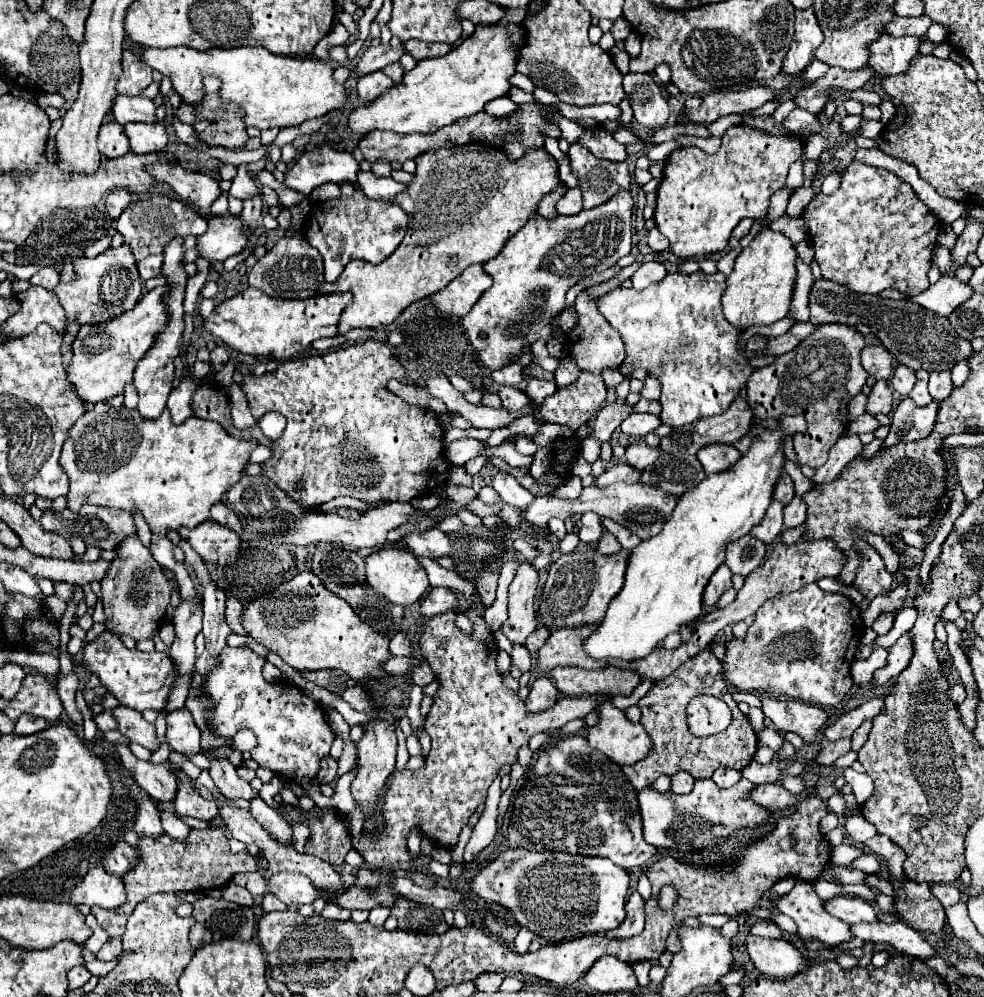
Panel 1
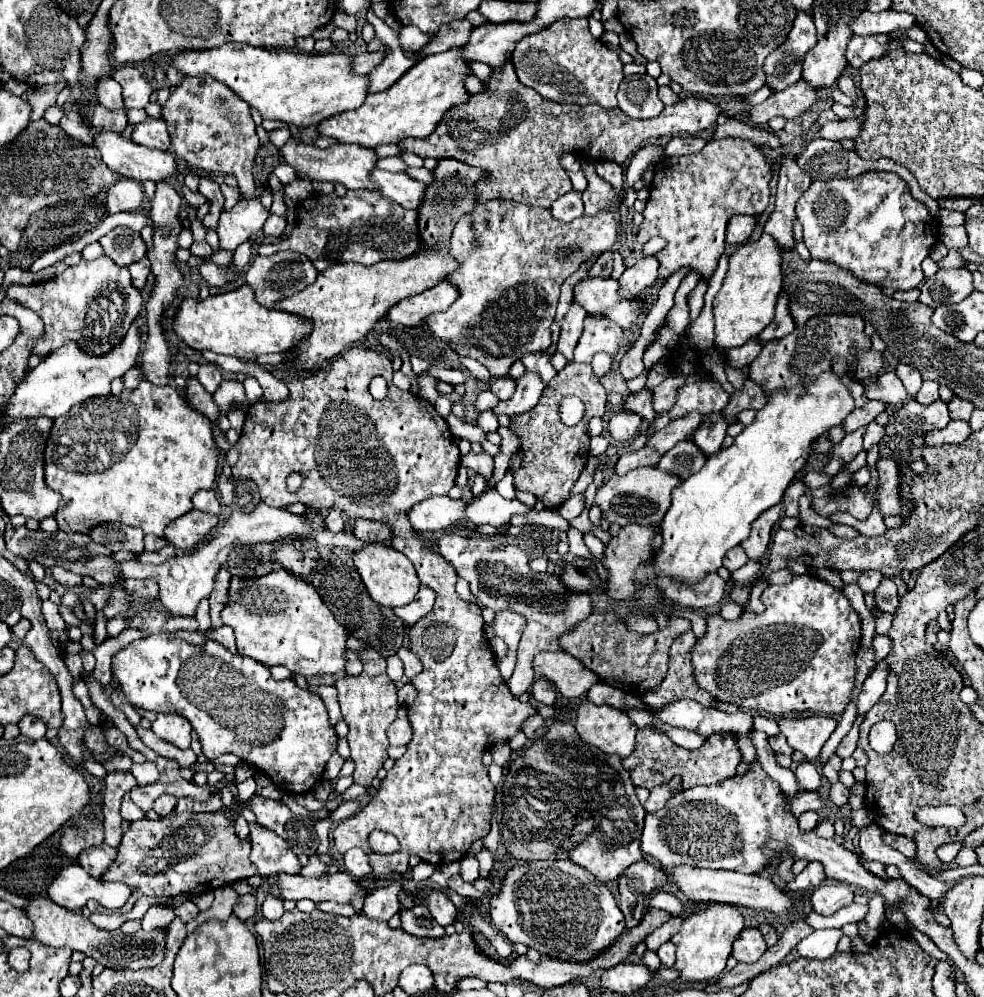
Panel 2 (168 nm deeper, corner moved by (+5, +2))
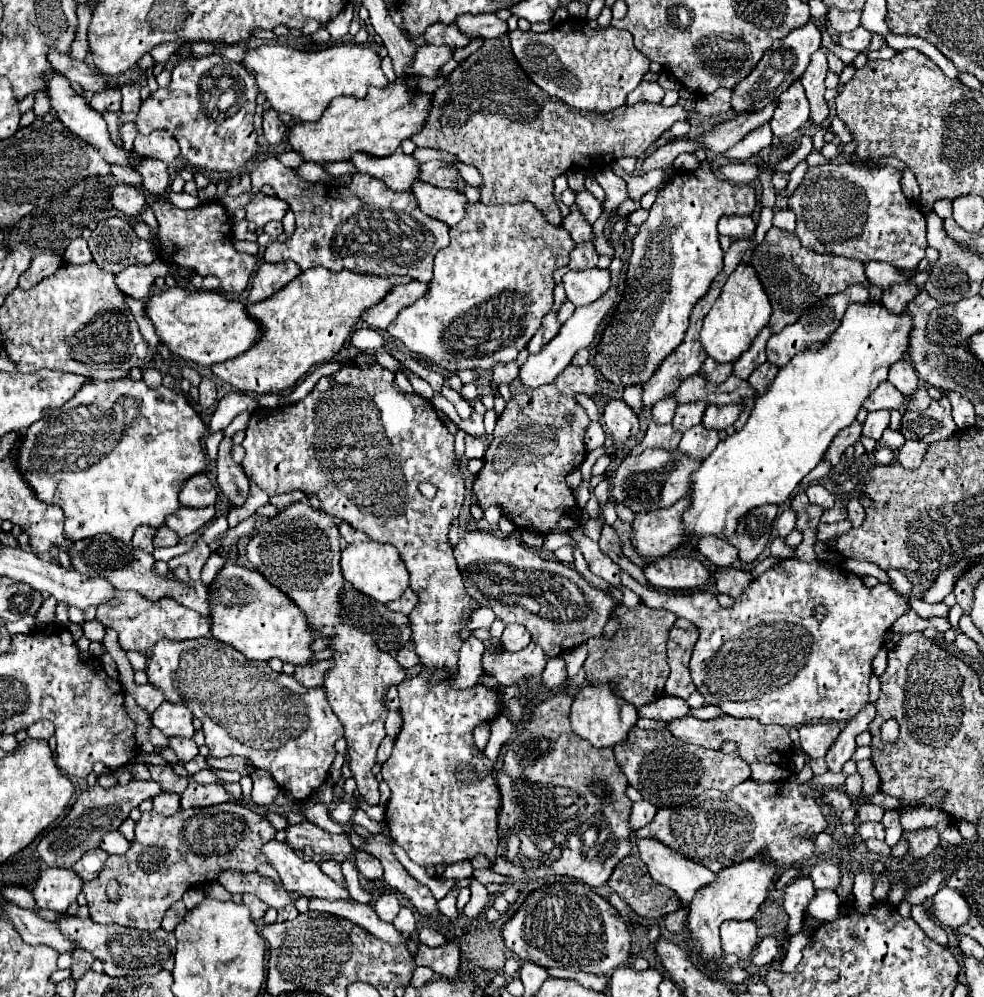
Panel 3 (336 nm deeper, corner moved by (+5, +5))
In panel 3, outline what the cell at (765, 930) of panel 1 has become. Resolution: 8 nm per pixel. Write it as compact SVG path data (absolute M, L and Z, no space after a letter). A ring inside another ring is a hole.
M774 936L762 938L756 952L754 952L754 956L752 956L752 962L756 966L768 966L776 958L778 958L778 940Z

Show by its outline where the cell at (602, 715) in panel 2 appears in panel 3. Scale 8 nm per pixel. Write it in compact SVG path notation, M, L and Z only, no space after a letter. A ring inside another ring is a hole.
M608 684L602 686L584 686L572 702L572 712L570 712L570 722L572 722L572 730L582 736L584 740L588 740L592 746L596 748L614 748L622 742L626 742L628 732L636 726L636 708L630 706L626 700L618 698L616 694L612 694Z

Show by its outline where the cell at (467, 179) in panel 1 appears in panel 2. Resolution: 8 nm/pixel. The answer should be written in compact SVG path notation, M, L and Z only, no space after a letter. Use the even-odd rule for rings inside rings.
M442 159L434 175L436 181L428 185L426 201L422 201L422 209L418 209L418 227L424 245L418 255L406 261L382 261L370 267L354 263L332 265L330 269L322 271L318 279L300 293L274 303L272 309L310 319L314 325L312 333L304 337L304 341L300 341L298 347L284 353L286 363L294 363L286 365L286 371L312 371L320 363L340 355L352 343L362 341L366 333L374 327L374 323L384 317L390 305L396 305L398 301L414 293L422 293L438 285L442 279L446 279L446 273L452 273L456 269L458 263L450 261L448 253L450 233L458 223L458 217L462 217L466 209L472 209L476 205L474 183L484 175L480 173L480 169L470 169L468 165L450 159Z

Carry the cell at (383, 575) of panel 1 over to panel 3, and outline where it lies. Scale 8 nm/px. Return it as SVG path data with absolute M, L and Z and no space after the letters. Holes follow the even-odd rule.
M358 542L350 544L342 550L342 572L344 578L360 592L368 594L376 602L392 602L404 594L404 590L410 586L410 576L406 570L406 564L402 562L398 550L390 544L380 544L380 542Z

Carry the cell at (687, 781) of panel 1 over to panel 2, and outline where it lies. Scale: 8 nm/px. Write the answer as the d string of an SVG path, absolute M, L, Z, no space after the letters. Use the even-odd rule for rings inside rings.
M674 777L674 781L672 781L672 783L666 783L666 785L660 785L658 789L652 789L652 793L650 793L648 801L644 803L646 813L654 813L654 811L662 809L662 807L666 805L666 801L670 799L670 795L672 795L672 791L674 791L674 787L678 787L678 785L680 785L680 777Z

